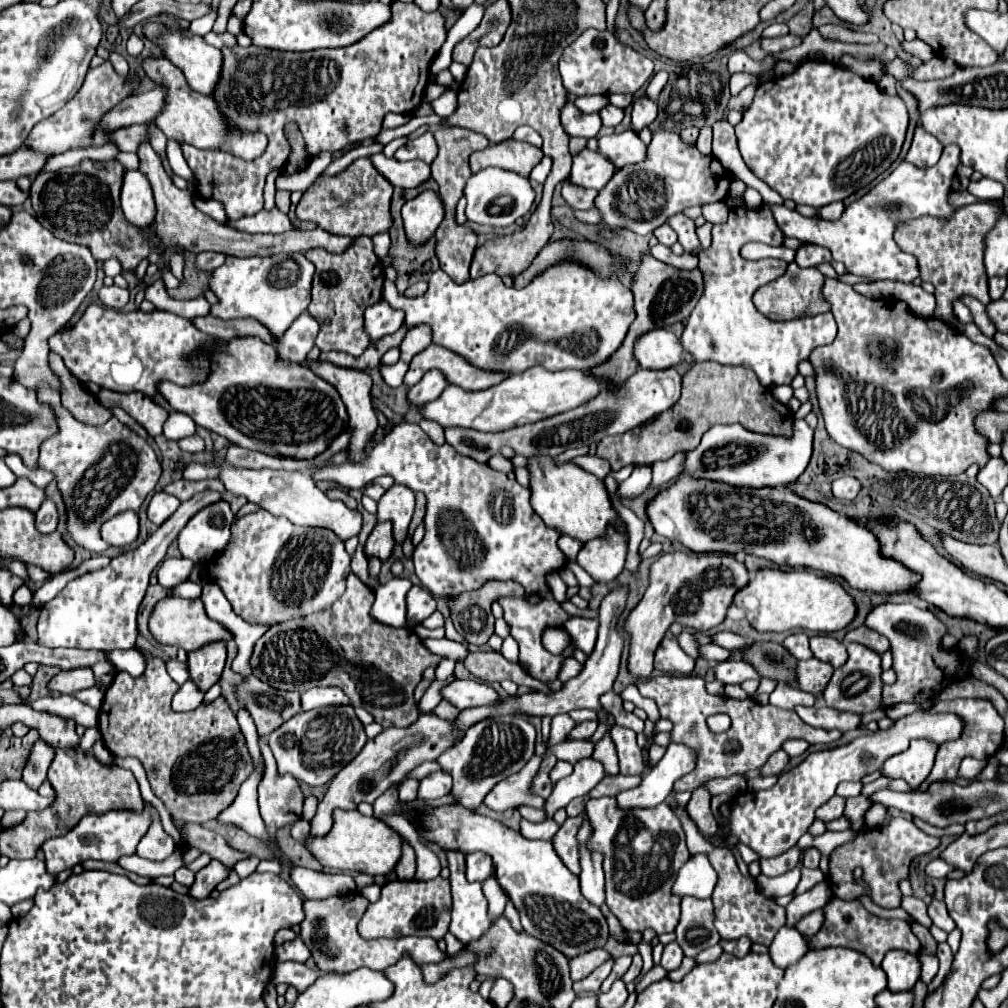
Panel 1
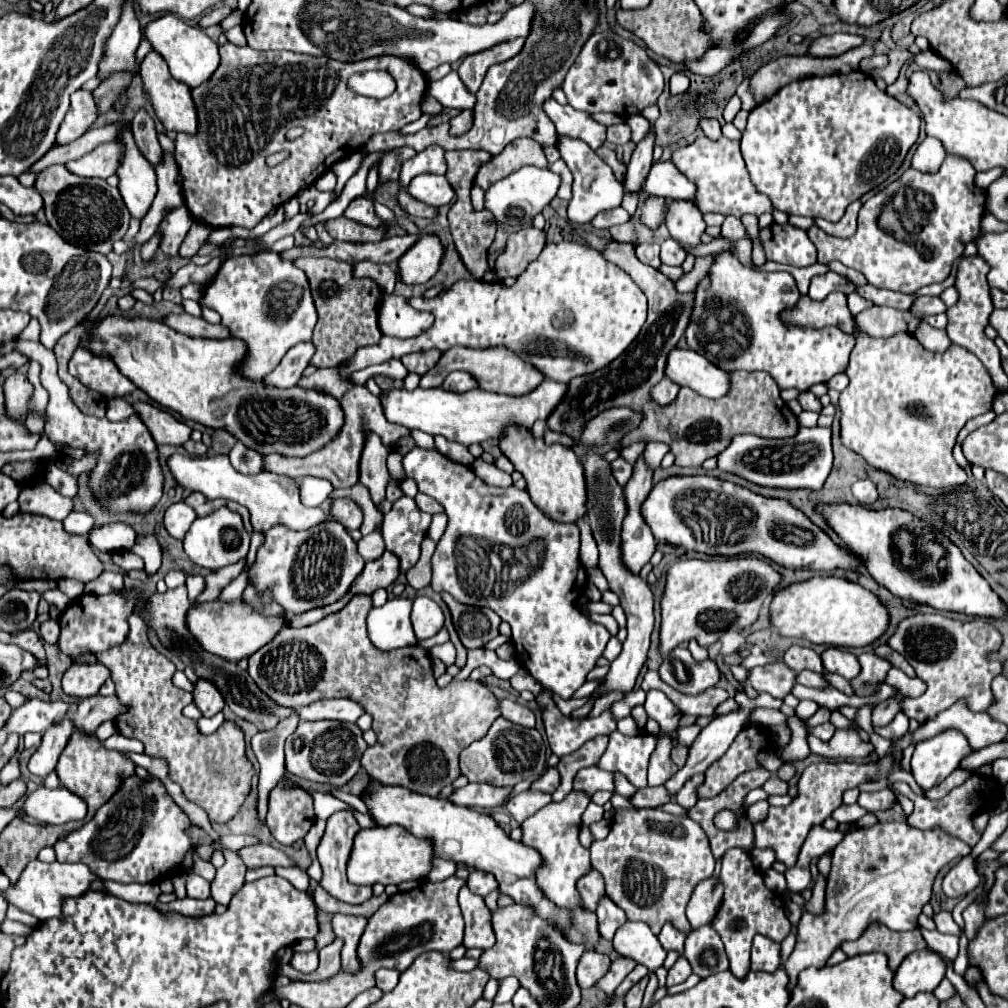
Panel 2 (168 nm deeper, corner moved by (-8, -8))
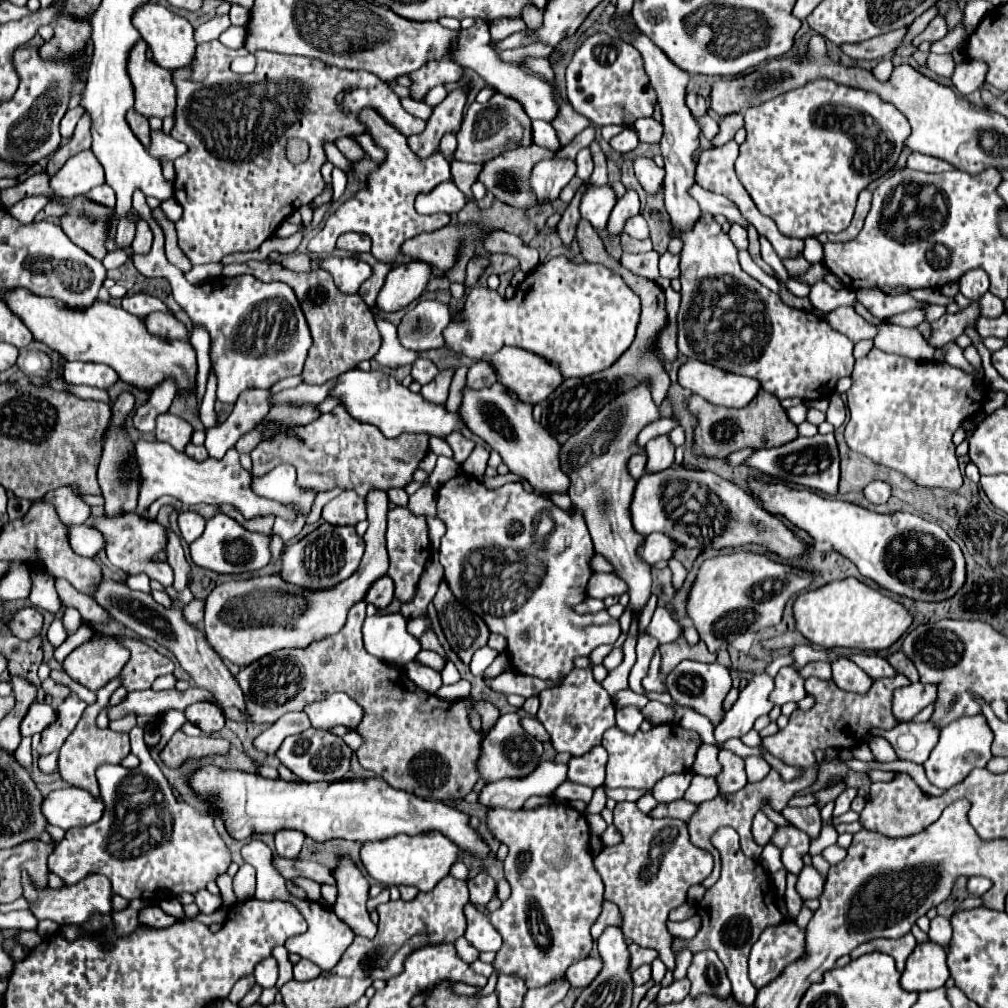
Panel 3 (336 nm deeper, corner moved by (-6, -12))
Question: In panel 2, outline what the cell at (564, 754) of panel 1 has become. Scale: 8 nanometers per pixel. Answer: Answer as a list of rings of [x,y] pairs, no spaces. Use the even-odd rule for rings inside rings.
[[[615,730],[596,766],[608,772],[621,772],[636,788],[647,786],[647,764],[655,748],[655,736],[623,736]]]

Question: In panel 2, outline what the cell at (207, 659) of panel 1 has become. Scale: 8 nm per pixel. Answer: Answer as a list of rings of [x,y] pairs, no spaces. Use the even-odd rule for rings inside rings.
[[[207,678],[197,680],[193,690],[193,702],[203,712],[203,716],[215,716],[225,706],[217,686],[213,682],[207,682]]]

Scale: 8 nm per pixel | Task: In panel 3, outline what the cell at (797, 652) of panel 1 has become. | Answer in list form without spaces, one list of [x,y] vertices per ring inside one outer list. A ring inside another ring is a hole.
[[[809,662],[807,666],[803,666],[799,670],[799,674],[803,678],[809,678],[809,676],[817,676],[821,680],[831,680],[831,664],[829,662]]]

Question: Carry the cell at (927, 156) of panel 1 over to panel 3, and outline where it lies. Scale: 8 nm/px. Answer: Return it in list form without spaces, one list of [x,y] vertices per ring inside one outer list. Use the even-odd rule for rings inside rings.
[[[913,152],[913,154],[909,156],[907,166],[913,168],[913,170],[921,170],[921,172],[947,172],[947,170],[953,170],[953,168],[949,166],[949,162],[941,162],[941,160],[933,158],[933,156],[917,154],[917,152]]]

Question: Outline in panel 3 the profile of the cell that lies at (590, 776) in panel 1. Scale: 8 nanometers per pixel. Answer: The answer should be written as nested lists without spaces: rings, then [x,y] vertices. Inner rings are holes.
[[[549,802],[533,810],[505,810],[491,808],[487,812],[487,830],[495,840],[509,848],[509,858],[505,858],[505,878],[511,886],[511,896],[503,902],[499,910],[491,914],[491,924],[503,936],[503,946],[493,962],[495,970],[501,974],[517,974],[527,982],[527,988],[539,988],[565,976],[565,970],[589,956],[593,938],[591,926],[601,914],[603,902],[603,880],[593,866],[591,846],[589,846],[589,824],[585,816],[567,802]]]

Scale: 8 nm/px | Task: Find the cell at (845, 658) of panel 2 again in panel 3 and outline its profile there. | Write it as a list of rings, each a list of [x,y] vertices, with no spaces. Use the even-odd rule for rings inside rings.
[[[839,658],[831,666],[833,666],[833,680],[837,682],[839,688],[855,692],[855,694],[869,692],[869,686],[873,684],[873,680],[855,662],[851,662],[847,658]]]

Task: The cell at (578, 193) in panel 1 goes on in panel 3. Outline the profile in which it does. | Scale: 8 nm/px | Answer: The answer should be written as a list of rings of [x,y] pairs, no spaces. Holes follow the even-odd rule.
[[[633,216],[629,218],[629,222],[625,224],[625,232],[637,240],[647,240],[649,238],[649,226],[647,220],[643,216]]]

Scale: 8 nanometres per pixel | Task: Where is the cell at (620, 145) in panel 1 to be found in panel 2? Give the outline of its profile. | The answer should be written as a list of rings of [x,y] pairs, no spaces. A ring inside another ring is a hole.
[[[659,160],[651,164],[641,192],[661,194],[673,200],[691,200],[695,196],[695,186],[671,162]]]

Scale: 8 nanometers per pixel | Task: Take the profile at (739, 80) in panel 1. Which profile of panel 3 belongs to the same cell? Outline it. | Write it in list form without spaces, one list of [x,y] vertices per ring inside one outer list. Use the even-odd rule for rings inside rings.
[[[731,114],[731,116],[725,116],[721,122],[719,122],[719,134],[711,140],[713,146],[723,146],[727,144],[729,140],[733,140],[733,136],[737,134],[737,130],[743,128],[743,114]]]

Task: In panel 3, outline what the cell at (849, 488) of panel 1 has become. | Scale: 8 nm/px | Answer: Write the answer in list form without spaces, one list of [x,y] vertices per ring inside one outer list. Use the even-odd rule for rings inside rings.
[[[875,480],[871,482],[865,490],[865,498],[873,504],[885,504],[891,496],[891,484],[889,482],[883,482],[883,480]]]

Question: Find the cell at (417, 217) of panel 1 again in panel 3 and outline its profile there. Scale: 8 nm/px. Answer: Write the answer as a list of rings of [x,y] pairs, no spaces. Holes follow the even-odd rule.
[[[411,262],[397,266],[387,274],[385,286],[377,296],[377,308],[381,312],[397,312],[407,308],[421,296],[431,276],[431,266],[425,262]]]

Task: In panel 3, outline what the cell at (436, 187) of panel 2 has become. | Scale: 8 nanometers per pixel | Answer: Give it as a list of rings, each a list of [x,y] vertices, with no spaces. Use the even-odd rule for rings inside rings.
[[[449,180],[433,188],[429,194],[419,194],[415,208],[419,214],[437,214],[437,212],[447,212],[455,214],[467,204],[465,194]]]

